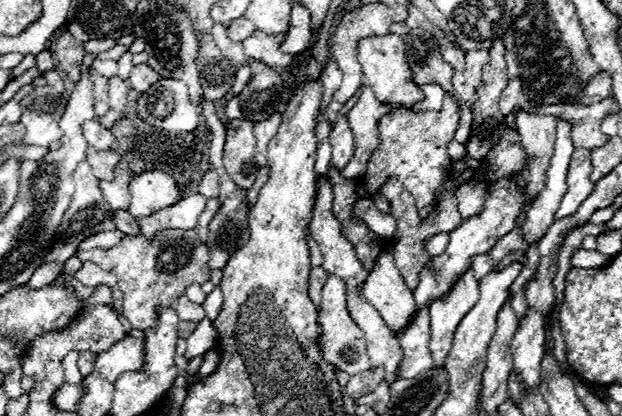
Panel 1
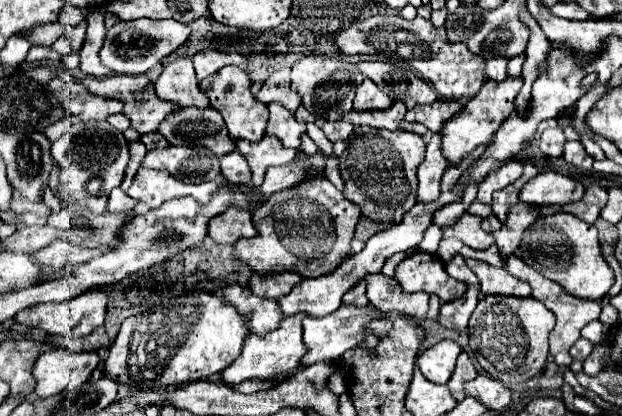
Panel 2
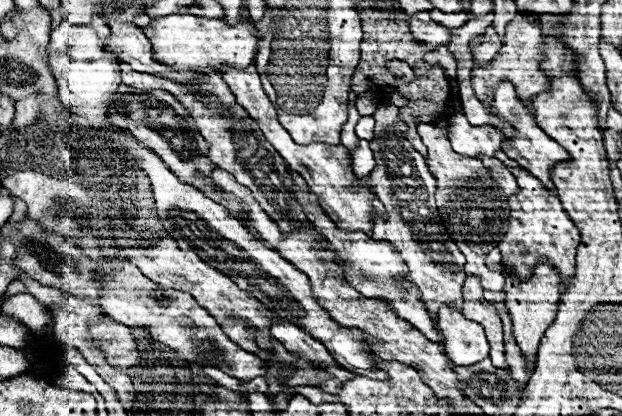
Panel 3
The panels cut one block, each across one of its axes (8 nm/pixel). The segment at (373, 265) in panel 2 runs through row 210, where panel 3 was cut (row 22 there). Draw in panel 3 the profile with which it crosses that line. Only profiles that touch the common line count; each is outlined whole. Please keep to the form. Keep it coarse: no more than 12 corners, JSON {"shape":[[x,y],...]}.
{"shape":[[426,12],[406,16],[416,42],[428,48],[446,46],[448,28],[426,18]]}

